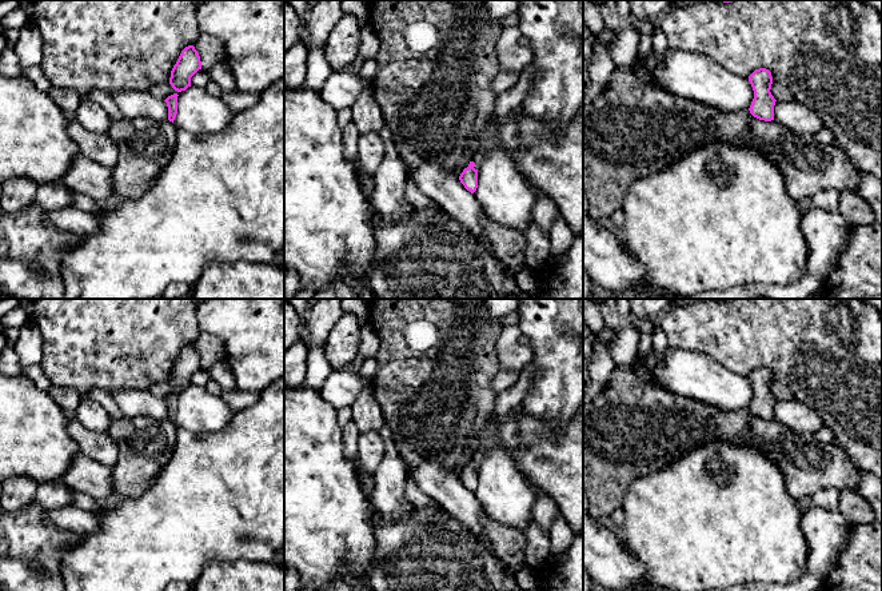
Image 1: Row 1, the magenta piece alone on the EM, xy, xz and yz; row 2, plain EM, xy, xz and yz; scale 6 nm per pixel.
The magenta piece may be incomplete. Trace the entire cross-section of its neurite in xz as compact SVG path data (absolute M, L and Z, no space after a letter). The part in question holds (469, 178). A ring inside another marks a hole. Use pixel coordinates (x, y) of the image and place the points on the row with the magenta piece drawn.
M479 153L474 161L470 161L468 167L463 169L459 176L460 183L467 191L474 193L478 188L478 167L483 160L484 155Z

